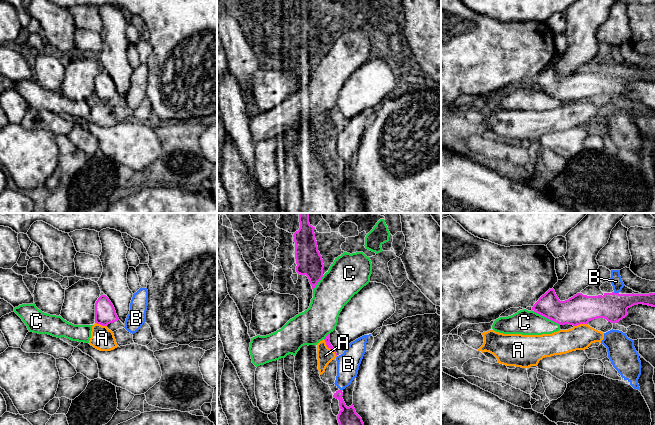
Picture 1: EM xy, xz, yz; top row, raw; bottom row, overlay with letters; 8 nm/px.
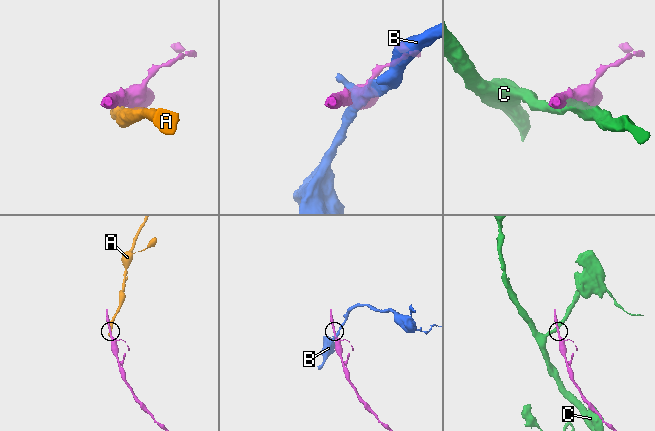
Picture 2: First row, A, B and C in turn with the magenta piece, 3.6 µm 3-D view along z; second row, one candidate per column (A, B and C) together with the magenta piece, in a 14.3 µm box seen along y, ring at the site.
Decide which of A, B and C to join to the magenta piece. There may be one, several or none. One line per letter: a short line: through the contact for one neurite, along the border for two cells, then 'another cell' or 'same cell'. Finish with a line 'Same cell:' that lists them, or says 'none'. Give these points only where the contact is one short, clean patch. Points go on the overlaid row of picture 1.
A: line xz (323, 339), (336, 356); another cell
B: line yz (613, 292), (618, 293); another cell
C: line yz (533, 311), (560, 324); another cell
Same cell: none

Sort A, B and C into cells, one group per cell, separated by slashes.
A / B / C

